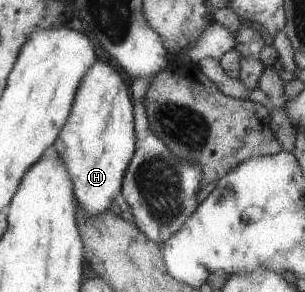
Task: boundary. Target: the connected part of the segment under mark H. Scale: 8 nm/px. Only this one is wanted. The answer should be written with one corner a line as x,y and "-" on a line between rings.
95,60
81,78
68,118
51,144
52,152
67,164
83,216
96,217
104,213
113,200
120,201
116,196
120,194
125,170
136,148
134,118
129,92
121,76
106,61

